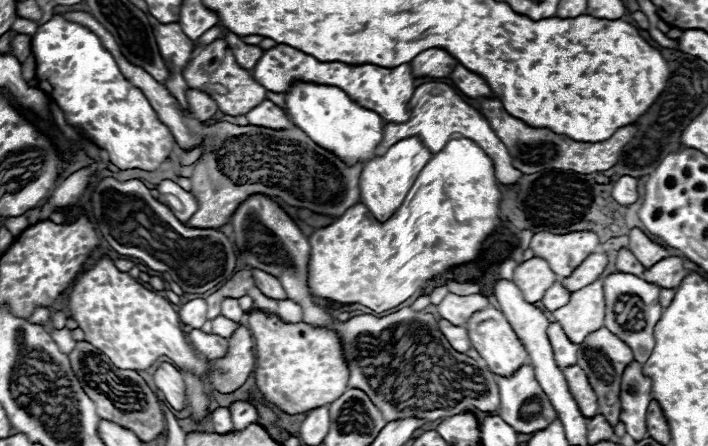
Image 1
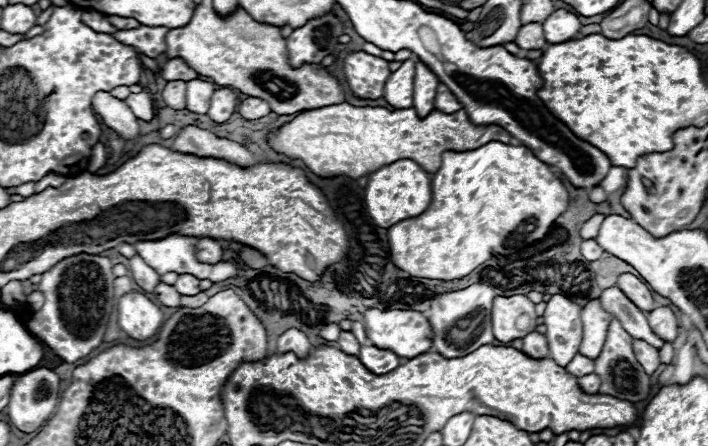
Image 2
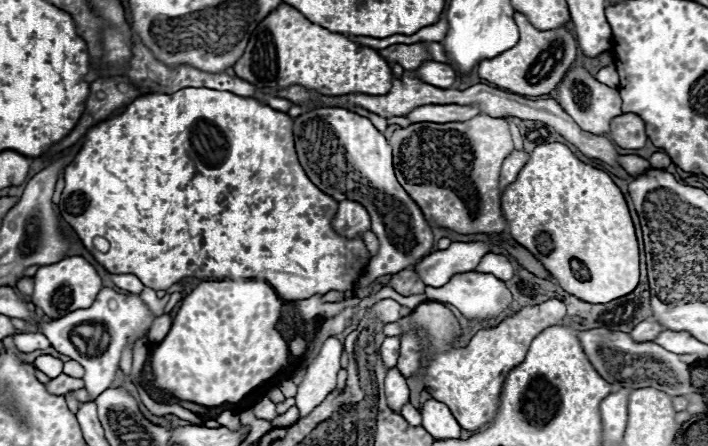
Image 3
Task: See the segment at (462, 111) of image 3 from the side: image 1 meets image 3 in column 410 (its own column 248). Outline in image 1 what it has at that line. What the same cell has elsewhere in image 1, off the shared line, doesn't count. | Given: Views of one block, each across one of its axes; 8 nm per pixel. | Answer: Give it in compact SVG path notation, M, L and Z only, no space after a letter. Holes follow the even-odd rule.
M264 100L258 106L254 106L254 110L246 114L246 118L254 126L266 126L266 128L290 128L292 126L286 112L270 100Z

